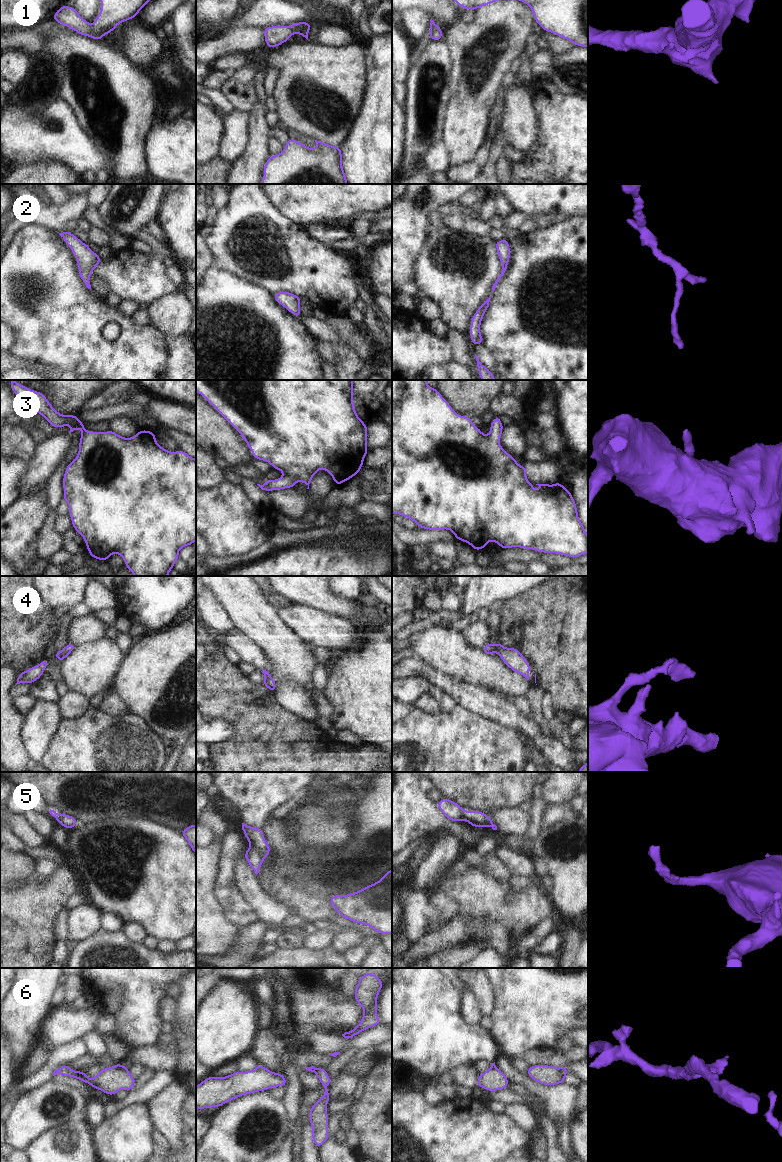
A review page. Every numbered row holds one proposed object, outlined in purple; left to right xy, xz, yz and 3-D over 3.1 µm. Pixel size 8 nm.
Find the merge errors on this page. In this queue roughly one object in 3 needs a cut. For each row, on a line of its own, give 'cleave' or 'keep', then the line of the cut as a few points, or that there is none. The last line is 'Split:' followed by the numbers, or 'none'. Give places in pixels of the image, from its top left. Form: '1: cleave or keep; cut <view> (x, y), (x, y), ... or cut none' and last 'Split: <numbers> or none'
1: cleave; cut xy (92, 25), (95, 32), (102, 35)
2: keep; cut none
3: keep; cut none
4: keep; cut none
5: keep; cut none
6: cleave; cut xy (116, 1065), (127, 1069)
Split: 1, 6

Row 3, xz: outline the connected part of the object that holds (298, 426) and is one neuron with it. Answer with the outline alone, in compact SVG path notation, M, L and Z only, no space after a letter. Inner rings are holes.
M196 380L196 392L201 394L211 406L222 415L243 437L247 443L252 455L256 460L263 460L272 465L273 469L280 470L283 476L276 480L265 480L265 483L257 484L262 490L270 492L272 490L283 490L285 488L295 488L294 485L300 481L308 486L313 476L320 470L324 469L333 478L336 485L340 485L355 475L359 474L360 469L364 466L363 460L368 452L368 427L355 411L353 403L353 380Z

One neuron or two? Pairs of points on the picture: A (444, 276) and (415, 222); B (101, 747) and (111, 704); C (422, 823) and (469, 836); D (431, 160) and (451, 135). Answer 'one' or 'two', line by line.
A: two
B: two
C: one
D: two

